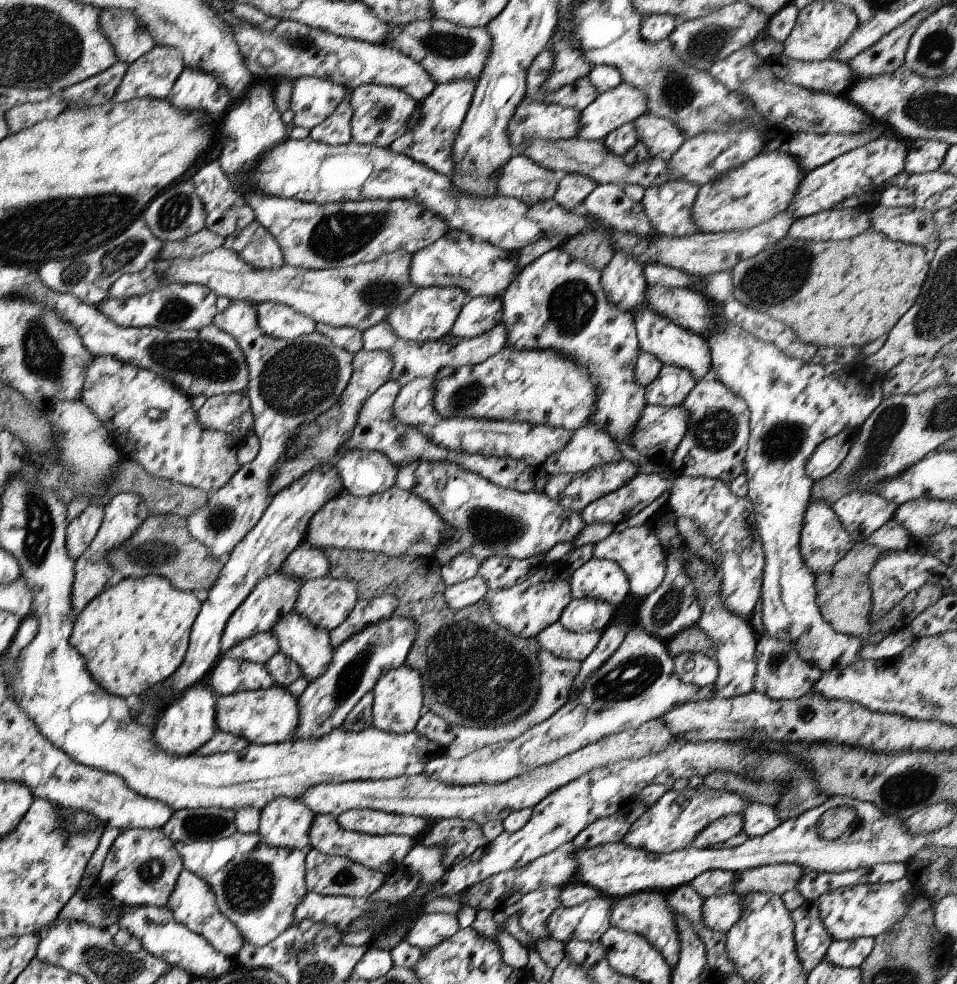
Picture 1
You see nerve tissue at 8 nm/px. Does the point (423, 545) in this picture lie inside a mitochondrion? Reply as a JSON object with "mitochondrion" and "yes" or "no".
{"mitochondrion":"yes"}

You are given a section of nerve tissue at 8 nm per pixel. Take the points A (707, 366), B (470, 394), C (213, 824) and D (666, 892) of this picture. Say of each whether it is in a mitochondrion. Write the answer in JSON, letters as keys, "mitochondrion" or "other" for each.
{"A":"other","B":"mitochondrion","C":"mitochondrion","D":"other"}

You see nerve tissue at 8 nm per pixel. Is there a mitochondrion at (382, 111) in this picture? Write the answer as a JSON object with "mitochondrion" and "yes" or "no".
{"mitochondrion":"yes"}

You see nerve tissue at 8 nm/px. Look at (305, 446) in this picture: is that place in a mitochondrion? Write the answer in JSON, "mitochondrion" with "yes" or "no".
{"mitochondrion":"yes"}

